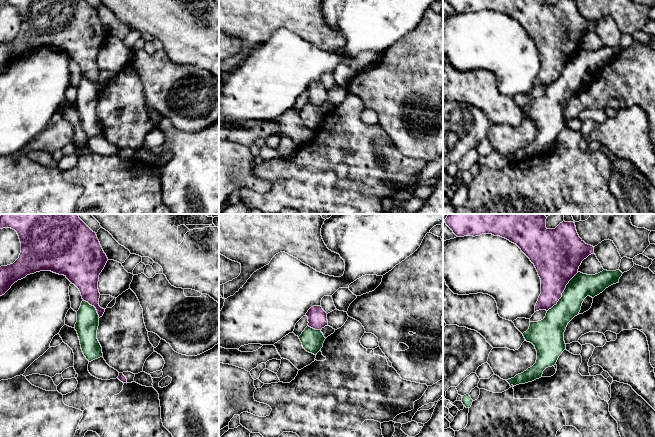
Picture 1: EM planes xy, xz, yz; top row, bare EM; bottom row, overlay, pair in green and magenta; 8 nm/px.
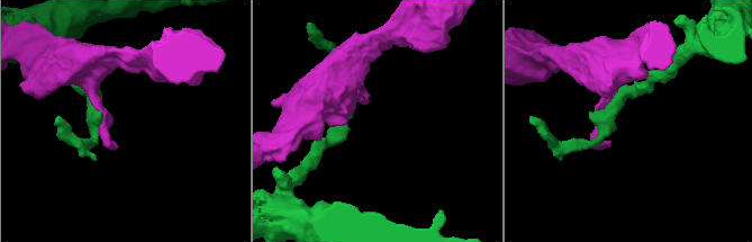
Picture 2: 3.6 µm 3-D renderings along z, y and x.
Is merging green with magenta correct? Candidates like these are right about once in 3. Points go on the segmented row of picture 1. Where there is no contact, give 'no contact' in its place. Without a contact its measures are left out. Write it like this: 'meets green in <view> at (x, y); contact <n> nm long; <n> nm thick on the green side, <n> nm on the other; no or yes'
meets green in yz at (563, 292); contact 400 nm long; 190 nm thick on the green side, 360 nm on the other; no

